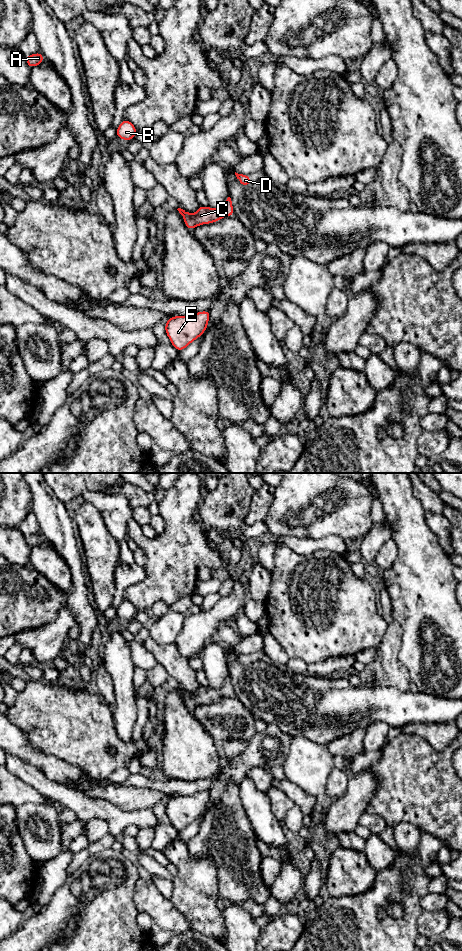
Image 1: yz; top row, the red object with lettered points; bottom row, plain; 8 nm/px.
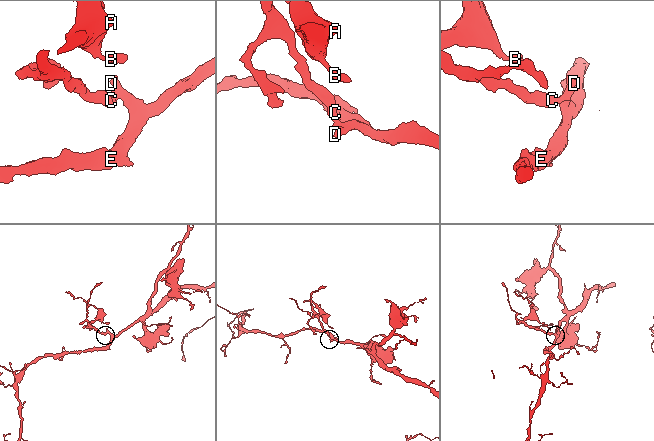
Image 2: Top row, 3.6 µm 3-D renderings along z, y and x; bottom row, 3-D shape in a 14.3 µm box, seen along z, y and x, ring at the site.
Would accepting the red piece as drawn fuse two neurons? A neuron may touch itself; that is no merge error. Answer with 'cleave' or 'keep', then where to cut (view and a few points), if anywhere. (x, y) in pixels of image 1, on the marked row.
keep; no cut

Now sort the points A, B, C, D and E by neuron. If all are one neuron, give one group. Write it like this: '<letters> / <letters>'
A B C D E

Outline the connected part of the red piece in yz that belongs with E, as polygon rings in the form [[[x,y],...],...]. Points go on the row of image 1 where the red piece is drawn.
[[[209,310],[190,316],[172,316],[165,323],[165,333],[180,352],[206,331],[209,319]]]

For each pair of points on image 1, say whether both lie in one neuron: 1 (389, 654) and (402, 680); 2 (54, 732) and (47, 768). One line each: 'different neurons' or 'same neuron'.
1: same neuron
2: different neurons

